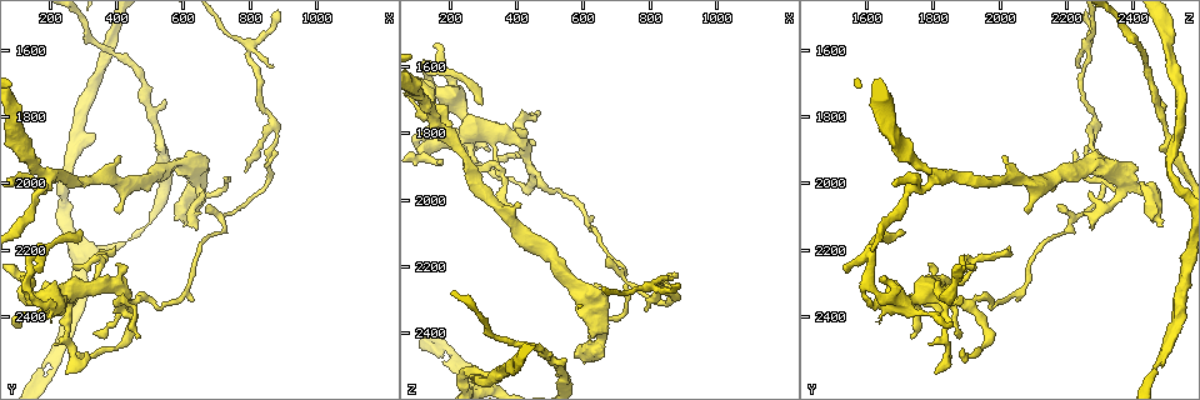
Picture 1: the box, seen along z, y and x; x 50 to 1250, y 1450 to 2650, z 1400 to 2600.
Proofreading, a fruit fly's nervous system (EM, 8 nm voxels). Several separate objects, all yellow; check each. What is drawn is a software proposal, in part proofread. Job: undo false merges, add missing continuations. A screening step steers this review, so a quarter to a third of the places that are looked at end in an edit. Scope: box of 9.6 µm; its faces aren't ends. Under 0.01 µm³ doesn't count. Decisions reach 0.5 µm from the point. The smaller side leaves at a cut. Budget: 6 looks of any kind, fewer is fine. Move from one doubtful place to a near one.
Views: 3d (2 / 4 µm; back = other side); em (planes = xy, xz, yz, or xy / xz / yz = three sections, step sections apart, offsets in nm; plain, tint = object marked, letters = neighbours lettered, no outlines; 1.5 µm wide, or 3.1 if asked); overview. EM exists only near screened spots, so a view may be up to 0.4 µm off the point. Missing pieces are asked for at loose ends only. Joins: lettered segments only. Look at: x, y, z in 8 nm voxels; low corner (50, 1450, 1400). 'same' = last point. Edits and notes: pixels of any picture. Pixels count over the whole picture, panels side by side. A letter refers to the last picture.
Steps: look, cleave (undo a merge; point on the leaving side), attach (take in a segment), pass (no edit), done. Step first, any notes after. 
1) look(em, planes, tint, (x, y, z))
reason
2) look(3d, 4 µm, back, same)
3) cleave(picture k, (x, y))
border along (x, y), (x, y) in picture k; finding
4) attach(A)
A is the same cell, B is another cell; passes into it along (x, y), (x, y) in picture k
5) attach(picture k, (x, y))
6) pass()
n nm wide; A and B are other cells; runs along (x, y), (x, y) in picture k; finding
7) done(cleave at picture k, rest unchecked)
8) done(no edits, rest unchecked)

look(3d, 4 µm, (800, 1580, 2270))

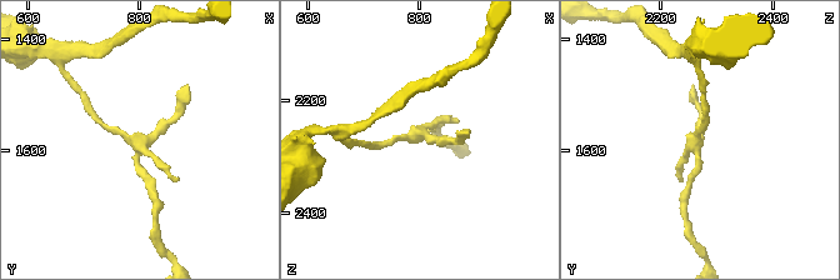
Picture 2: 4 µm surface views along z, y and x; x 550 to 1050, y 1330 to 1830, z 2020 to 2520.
look(em, planes, letters, (800, 1595, 2265))
shape alone is not enough

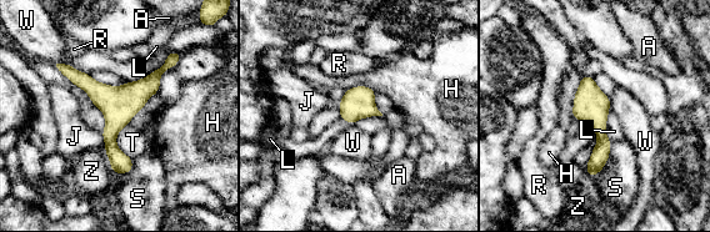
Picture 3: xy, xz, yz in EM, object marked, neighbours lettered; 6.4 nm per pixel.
pass()
A, H, J, L, R, S, T, W and Z are other cells; runs along (170, 59), (114, 121), (116, 170) in picture 3; continuous, no second cell

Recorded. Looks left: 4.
look(em, xz, step 4, tint, (670, 2070, 2180))
free end

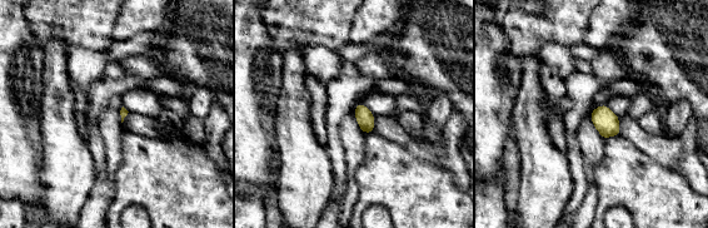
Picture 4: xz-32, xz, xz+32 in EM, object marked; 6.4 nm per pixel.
look(em, planes, letters, same)
another direction

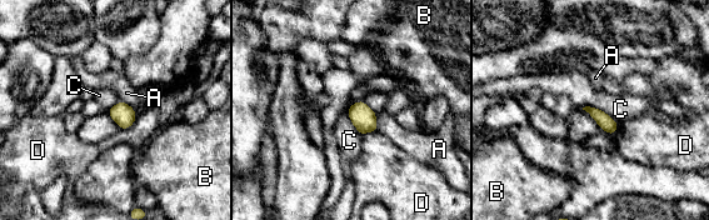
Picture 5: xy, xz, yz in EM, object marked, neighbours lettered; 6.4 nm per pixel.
pass()
A, B, C and D are other cells; border along (582, 108), (599, 108), (619, 124) in picture 5; no lettered segment goes on from it

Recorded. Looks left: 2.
done(no edits, rest unchecked)

